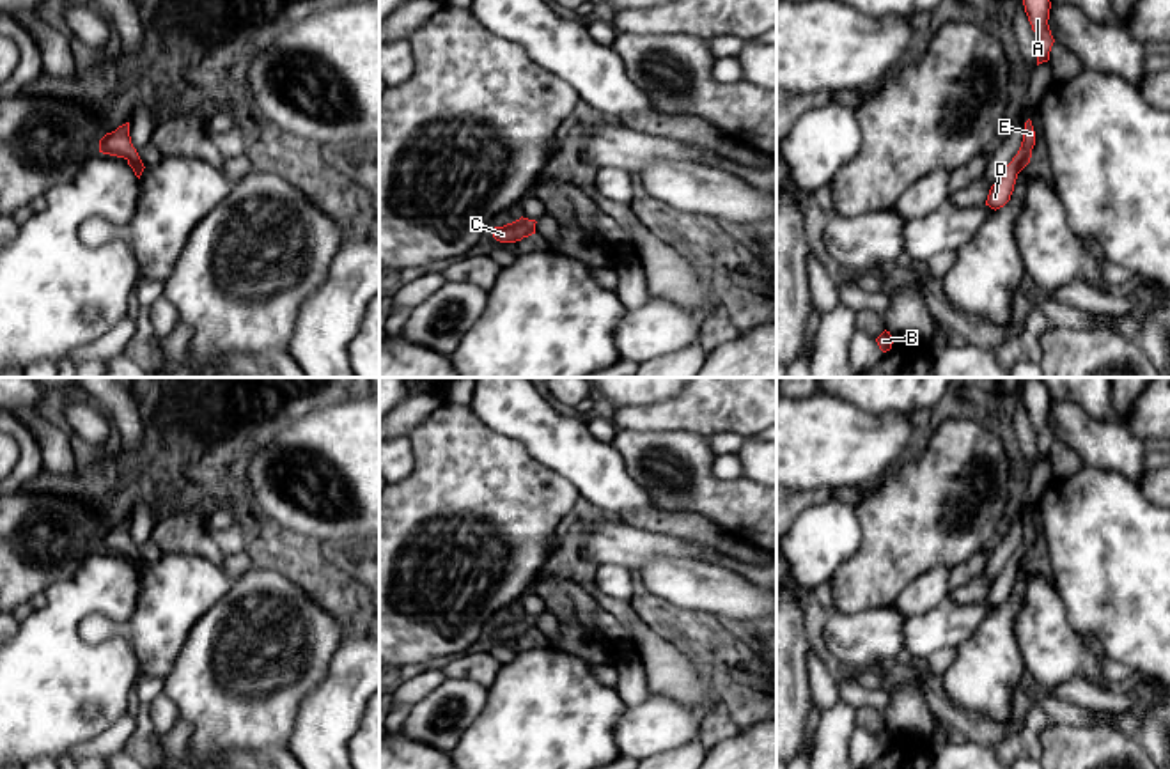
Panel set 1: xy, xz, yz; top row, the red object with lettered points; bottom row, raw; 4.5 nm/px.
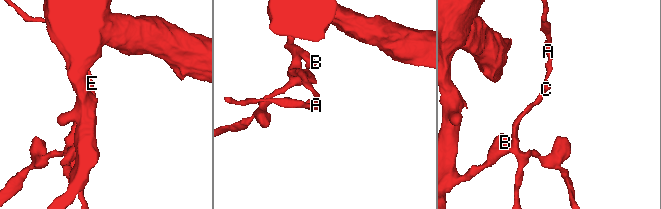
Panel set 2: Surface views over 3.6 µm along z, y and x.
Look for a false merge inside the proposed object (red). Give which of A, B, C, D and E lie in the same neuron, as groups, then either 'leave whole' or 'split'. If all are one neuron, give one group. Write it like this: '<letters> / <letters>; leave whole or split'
A B C D E; leave whole

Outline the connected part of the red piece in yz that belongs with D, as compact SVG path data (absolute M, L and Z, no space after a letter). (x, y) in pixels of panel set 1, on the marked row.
M1028 119L1025 122L1021 147L1012 161L1005 167L998 181L991 186L986 206L996 211L1010 200L1018 174L1030 163L1034 145L1035 131L1032 120Z

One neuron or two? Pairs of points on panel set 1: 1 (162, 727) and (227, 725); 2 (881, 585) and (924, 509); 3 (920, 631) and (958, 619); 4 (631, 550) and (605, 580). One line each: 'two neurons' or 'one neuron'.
1: two neurons
2: one neuron
3: one neuron
4: two neurons

